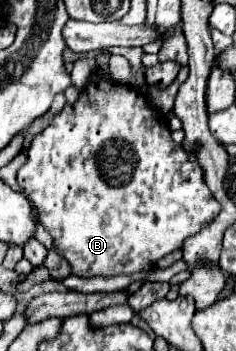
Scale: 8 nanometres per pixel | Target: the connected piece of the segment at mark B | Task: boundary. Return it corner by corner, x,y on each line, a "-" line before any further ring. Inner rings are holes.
95,75
87,83
87,87
81,91
79,99
73,105
65,105
63,111
53,117
51,125
33,137
31,147
27,151
27,163
19,169
17,181
23,187
23,191
27,193
27,197
39,209
41,223
53,237
53,245
55,245
57,253
71,265
71,275
77,275
77,277
115,277
115,275
135,275
135,273
151,271
161,257
181,249
183,241
187,237
195,235
203,225
207,225
219,213
219,203
215,201
215,197
211,197
211,191
207,189
207,185
203,181
201,167
197,165
197,161
193,161
189,157
189,153
181,145
177,145
171,139
171,131
167,127
167,117
159,109
155,109
149,103
147,95
143,95
141,91
137,91
129,85
115,83
101,75

